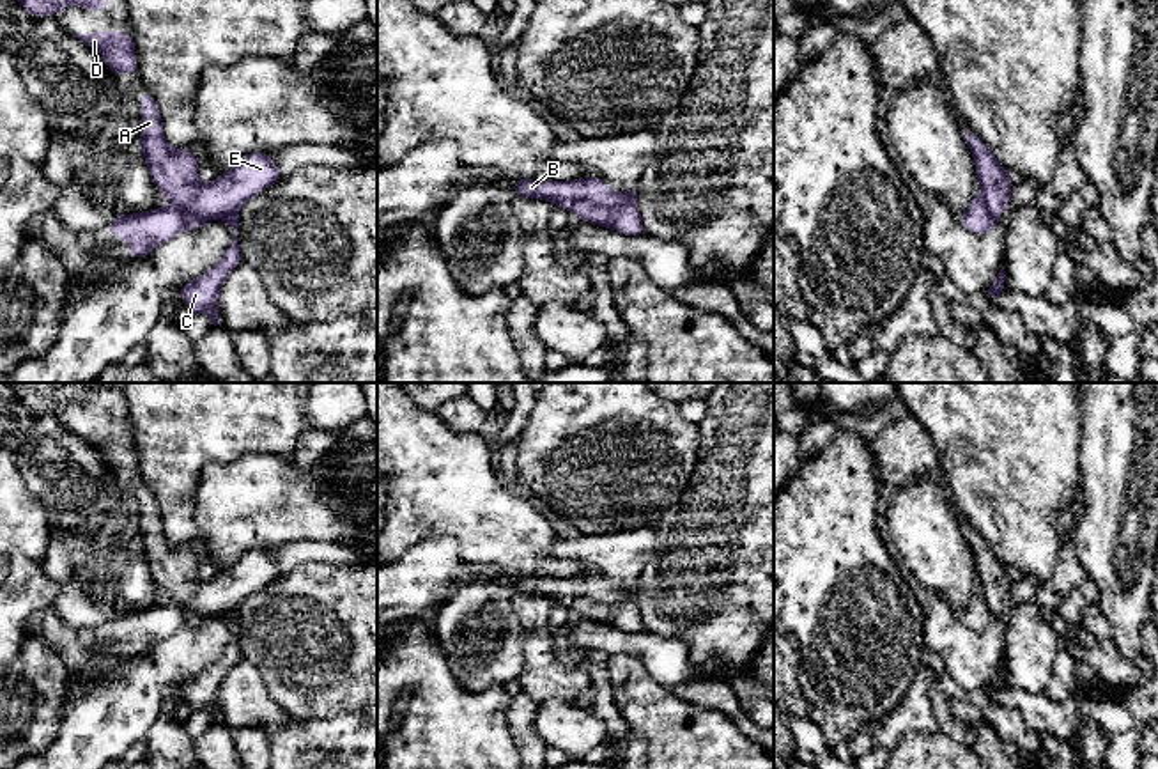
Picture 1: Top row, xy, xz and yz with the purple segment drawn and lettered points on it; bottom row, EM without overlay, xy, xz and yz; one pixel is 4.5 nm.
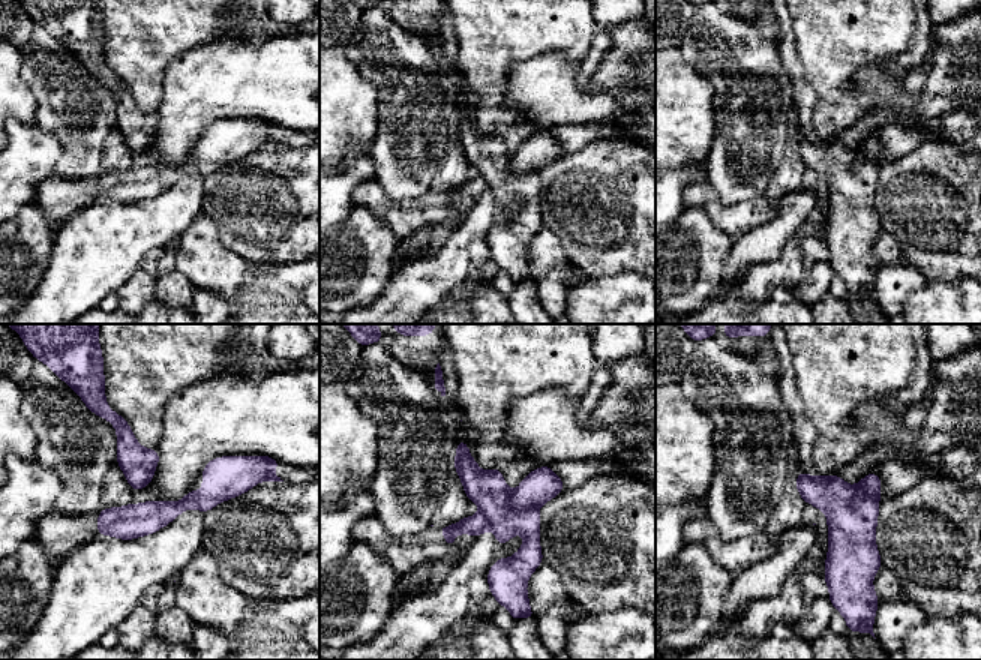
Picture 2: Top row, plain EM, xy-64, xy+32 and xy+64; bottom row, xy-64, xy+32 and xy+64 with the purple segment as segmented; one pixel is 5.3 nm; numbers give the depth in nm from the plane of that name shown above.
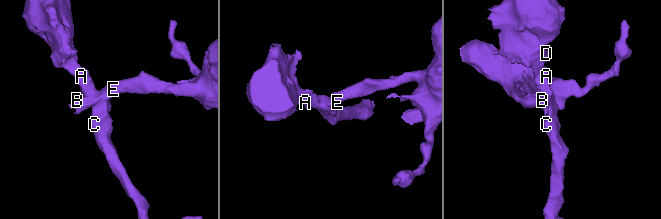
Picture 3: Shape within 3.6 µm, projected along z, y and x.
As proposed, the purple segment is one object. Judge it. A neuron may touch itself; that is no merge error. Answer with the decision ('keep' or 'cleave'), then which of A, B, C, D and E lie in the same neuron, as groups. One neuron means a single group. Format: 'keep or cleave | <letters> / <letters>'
cleave | A C D / B E

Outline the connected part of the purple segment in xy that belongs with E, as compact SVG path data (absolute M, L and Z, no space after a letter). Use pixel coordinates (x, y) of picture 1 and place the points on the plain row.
M250 549L228 569L200 583L197 604L204 613L211 615L237 610L243 601L282 576L283 572L267 549Z

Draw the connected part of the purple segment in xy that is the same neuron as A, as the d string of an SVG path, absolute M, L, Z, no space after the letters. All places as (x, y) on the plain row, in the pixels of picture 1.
M149 489L140 491L138 501L142 507L138 548L145 555L154 583L168 592L170 601L186 610L186 625L198 627L211 617L197 604L198 558L191 546L172 546L166 540L156 498Z

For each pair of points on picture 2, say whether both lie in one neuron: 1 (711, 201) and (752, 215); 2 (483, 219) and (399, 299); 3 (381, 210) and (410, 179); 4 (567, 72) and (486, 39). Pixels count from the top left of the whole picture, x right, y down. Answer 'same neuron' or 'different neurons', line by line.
1: same neuron
2: same neuron
3: different neurons
4: different neurons

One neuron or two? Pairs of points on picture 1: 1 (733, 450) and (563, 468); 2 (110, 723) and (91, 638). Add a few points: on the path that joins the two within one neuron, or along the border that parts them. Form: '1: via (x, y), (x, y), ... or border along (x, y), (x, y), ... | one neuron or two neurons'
1: border along (698, 426), (698, 459), (682, 493) | two neurons
2: border along (126, 652), (119, 654), (105, 649), (73, 675) | two neurons

